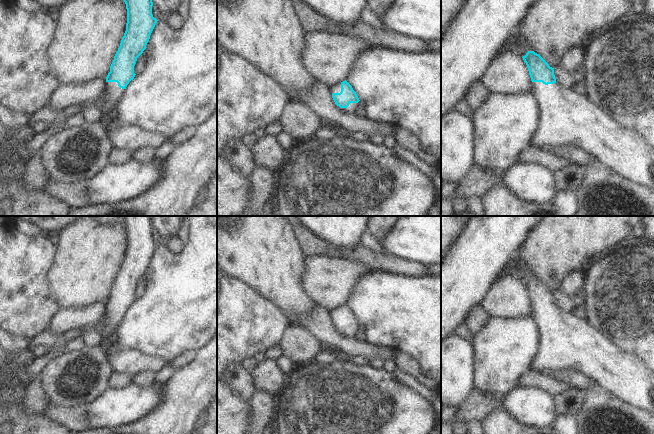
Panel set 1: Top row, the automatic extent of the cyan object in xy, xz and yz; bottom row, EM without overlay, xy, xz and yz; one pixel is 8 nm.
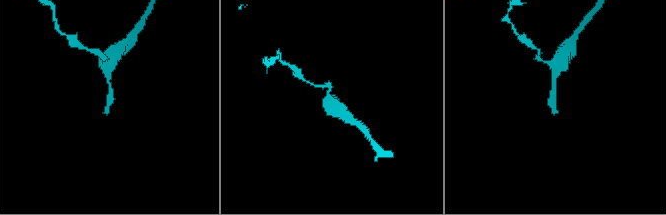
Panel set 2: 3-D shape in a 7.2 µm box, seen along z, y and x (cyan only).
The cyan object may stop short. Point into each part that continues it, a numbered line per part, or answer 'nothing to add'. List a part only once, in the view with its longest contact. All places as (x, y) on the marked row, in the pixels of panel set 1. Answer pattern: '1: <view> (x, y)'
1: yz (567, 118)

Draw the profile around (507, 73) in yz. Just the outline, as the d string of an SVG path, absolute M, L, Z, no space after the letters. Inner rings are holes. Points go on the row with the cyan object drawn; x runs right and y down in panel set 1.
M504 48L493 58L481 81L489 93L533 93L526 63L522 56L509 48Z

